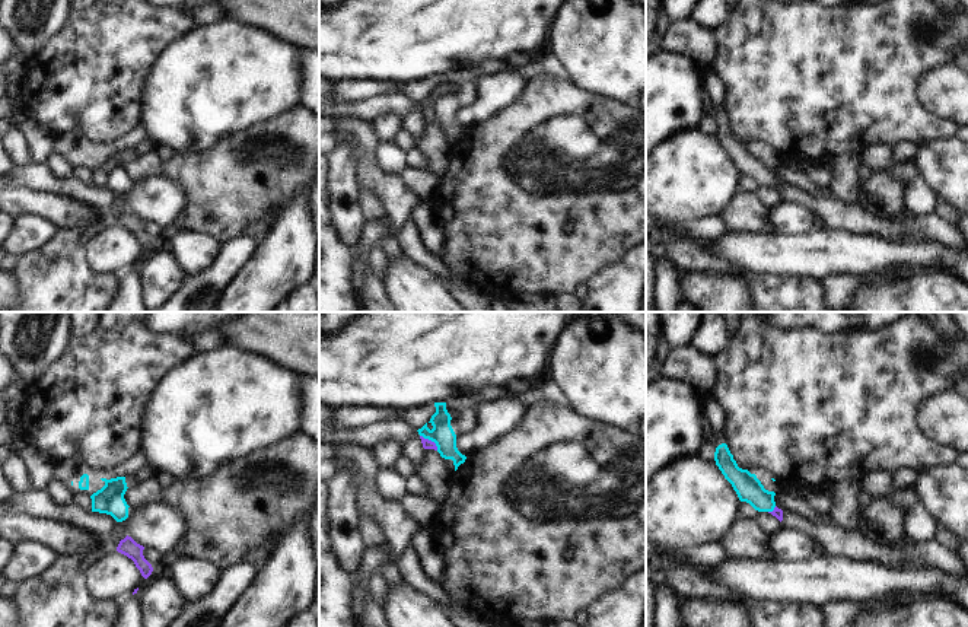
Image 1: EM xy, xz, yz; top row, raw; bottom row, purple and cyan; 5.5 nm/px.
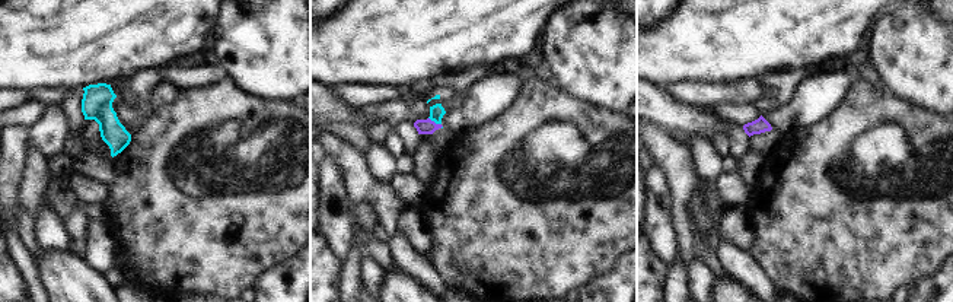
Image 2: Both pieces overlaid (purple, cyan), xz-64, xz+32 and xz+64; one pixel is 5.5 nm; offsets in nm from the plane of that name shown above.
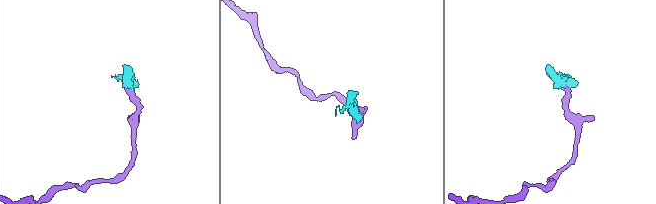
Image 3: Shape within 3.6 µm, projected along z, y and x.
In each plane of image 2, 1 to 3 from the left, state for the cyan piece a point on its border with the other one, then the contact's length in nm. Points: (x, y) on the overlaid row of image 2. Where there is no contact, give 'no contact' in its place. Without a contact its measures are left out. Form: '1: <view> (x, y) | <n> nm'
1: no contact
2: xz+32 (434, 123) | 100 nm
3: no contact

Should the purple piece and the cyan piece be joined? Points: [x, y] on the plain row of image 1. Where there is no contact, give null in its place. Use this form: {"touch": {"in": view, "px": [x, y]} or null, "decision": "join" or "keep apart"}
{"touch": {"in": "xz", "px": [430, 114]}, "decision": "join"}

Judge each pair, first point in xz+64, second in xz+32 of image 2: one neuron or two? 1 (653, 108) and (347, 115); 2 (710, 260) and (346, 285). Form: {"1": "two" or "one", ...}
{"1": "one", "2": "two"}

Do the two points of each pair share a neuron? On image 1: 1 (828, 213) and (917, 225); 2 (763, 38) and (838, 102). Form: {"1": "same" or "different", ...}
{"1": "same", "2": "same"}

